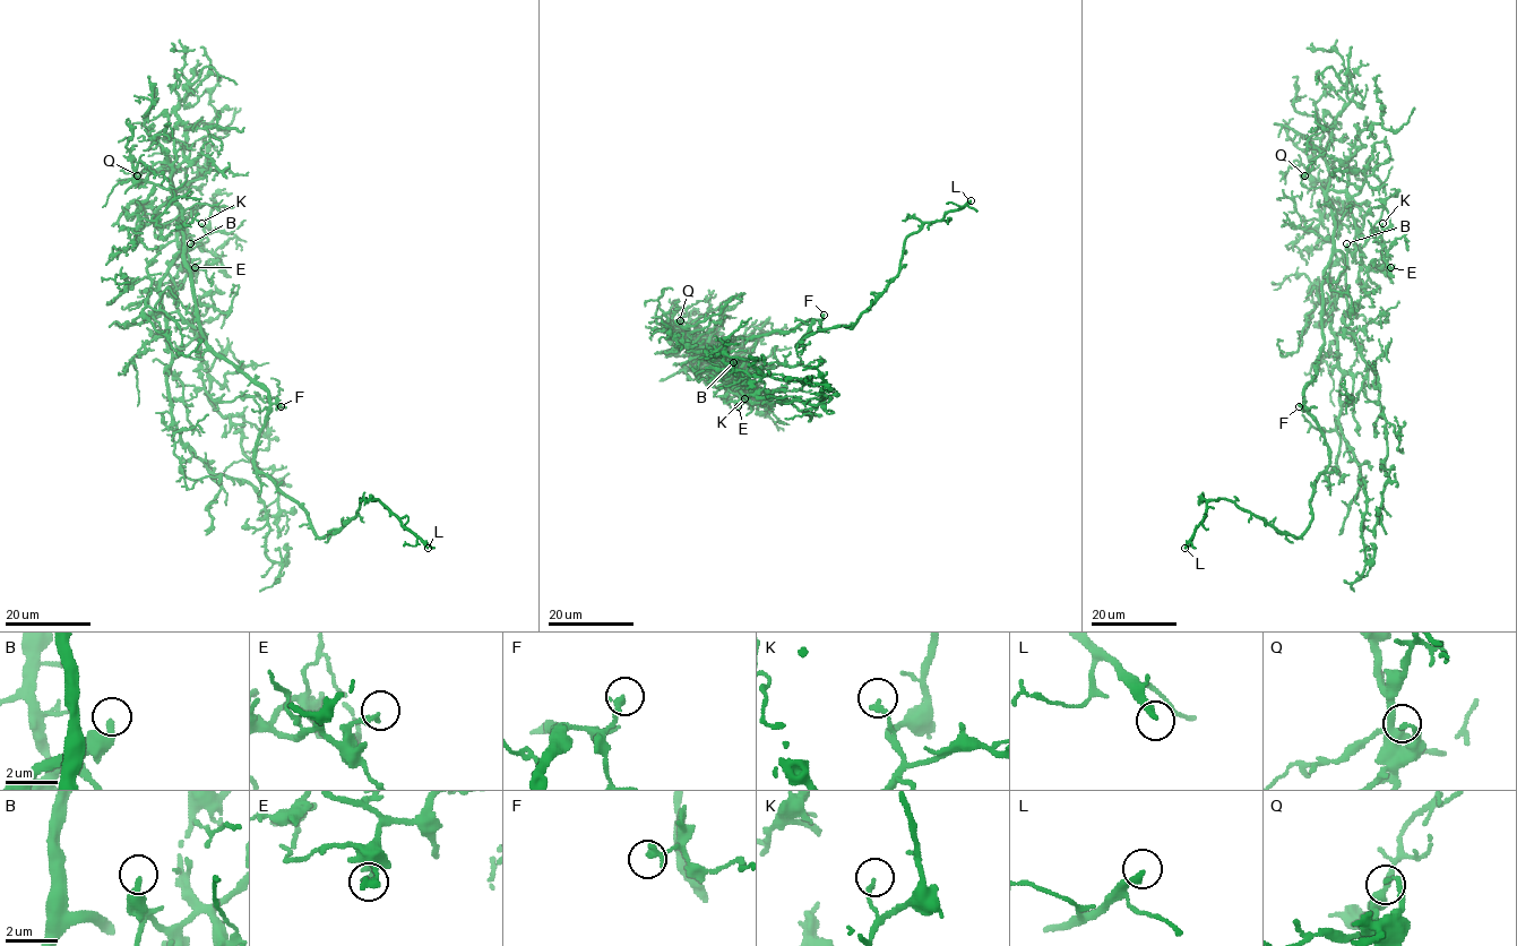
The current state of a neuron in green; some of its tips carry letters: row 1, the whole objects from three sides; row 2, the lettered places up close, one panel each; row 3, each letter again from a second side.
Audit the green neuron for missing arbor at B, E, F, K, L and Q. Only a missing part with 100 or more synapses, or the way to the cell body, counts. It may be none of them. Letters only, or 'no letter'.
L

